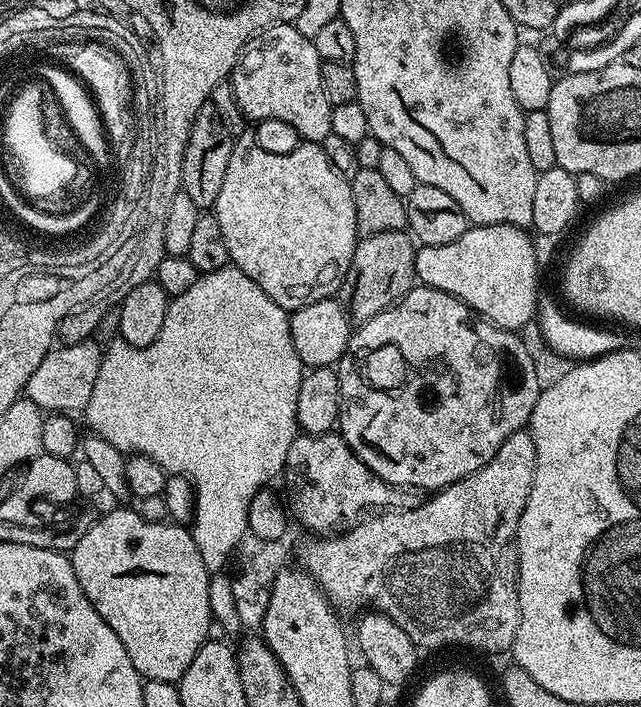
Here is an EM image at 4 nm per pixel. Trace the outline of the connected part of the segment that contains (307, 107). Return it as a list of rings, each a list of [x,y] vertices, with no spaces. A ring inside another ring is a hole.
[[[295,23],[272,24],[269,28],[265,28],[260,35],[253,36],[236,60],[235,68],[232,69],[230,77],[232,89],[241,112],[249,121],[277,120],[280,124],[289,124],[305,141],[323,142],[332,132],[330,130],[332,104],[322,91],[321,63],[318,50],[314,50],[312,45],[312,38],[303,36]]]

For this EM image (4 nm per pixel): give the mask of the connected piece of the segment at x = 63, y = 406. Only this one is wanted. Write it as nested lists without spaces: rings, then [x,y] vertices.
[[[93,340],[57,345],[49,349],[46,358],[38,364],[38,369],[31,374],[23,393],[34,394],[33,405],[44,412],[63,411],[72,414],[75,413],[74,410],[83,411],[90,400],[91,391],[94,390],[102,356],[101,345]]]

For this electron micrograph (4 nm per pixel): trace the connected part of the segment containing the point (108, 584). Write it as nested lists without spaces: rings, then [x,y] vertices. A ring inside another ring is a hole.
[[[128,506],[116,507],[120,508],[96,519],[94,526],[86,530],[82,542],[71,550],[78,586],[82,586],[82,594],[90,598],[90,606],[102,614],[102,622],[118,634],[141,678],[176,684],[186,674],[190,662],[194,662],[194,654],[198,654],[200,647],[210,639],[208,631],[214,628],[209,599],[210,573],[202,562],[191,531],[183,523],[163,524],[124,508]]]

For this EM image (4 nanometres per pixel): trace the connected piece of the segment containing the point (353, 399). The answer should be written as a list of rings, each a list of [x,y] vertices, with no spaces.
[[[413,286],[397,304],[392,304],[386,310],[382,310],[374,318],[359,325],[349,335],[344,357],[340,359],[338,365],[340,377],[338,431],[350,446],[350,450],[354,450],[356,457],[371,472],[378,474],[378,478],[382,478],[388,484],[395,484],[404,490],[446,488],[462,478],[474,474],[482,466],[486,466],[486,462],[490,462],[490,458],[494,458],[494,454],[498,454],[498,450],[506,442],[506,438],[510,438],[510,434],[521,431],[531,421],[532,411],[542,391],[542,383],[535,374],[536,365],[537,363],[527,352],[521,337],[515,331],[492,324],[483,316],[473,312],[471,308],[466,307],[456,296],[446,294],[437,288]]]

